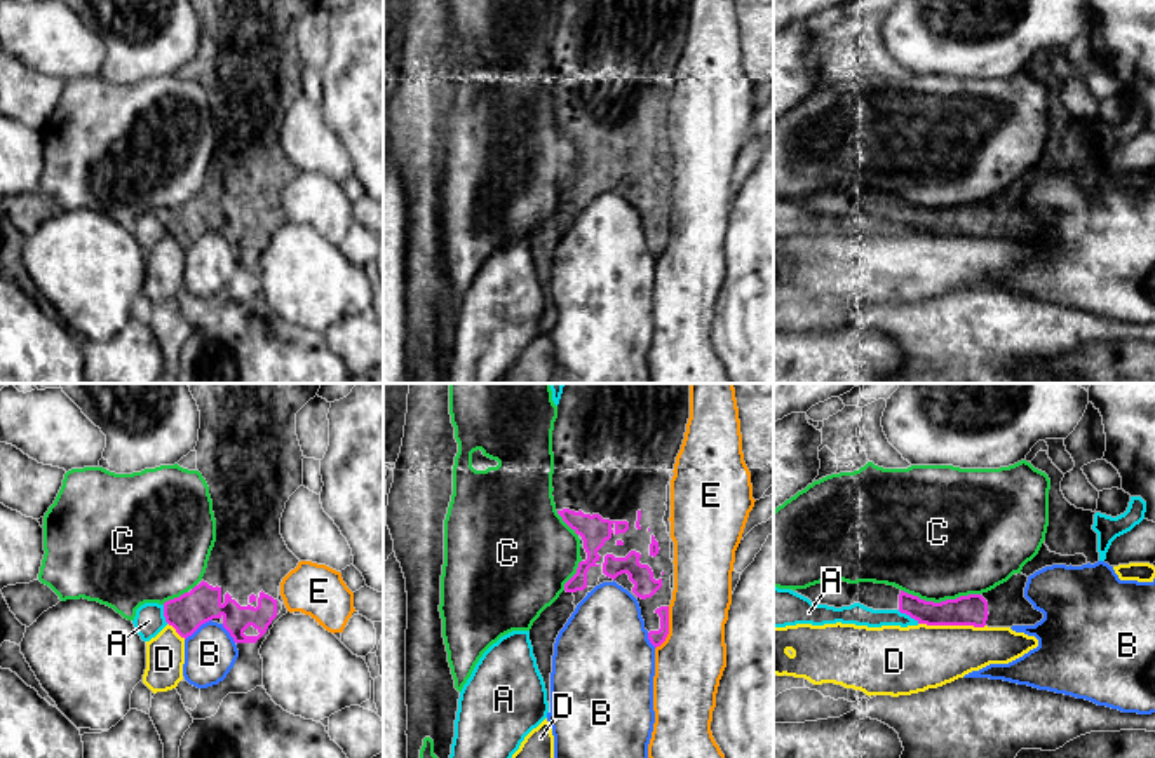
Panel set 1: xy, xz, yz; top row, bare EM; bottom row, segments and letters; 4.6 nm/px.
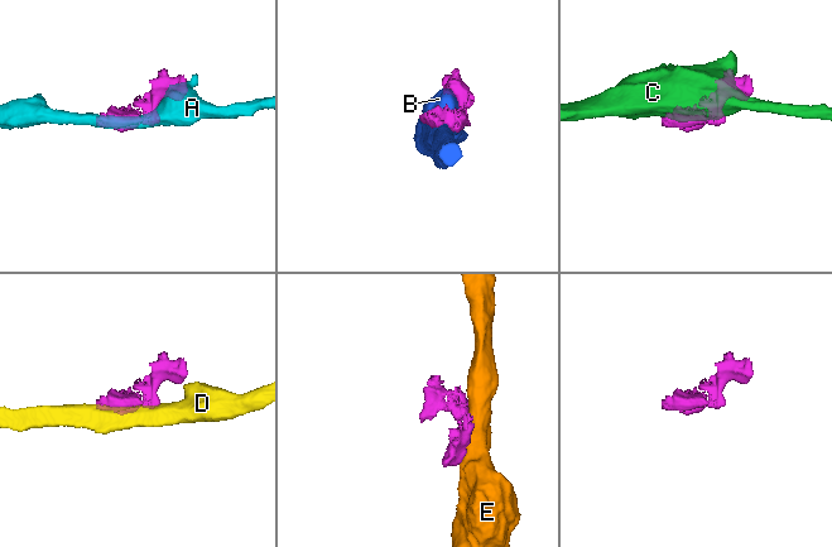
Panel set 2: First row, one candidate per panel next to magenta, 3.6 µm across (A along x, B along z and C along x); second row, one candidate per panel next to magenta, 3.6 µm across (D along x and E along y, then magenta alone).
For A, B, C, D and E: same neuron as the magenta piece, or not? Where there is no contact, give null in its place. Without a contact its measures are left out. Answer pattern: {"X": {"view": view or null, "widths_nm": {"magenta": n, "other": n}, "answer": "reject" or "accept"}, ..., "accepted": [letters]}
{"A": {"view": "yz", "widths_nm": {"magenta": 130, "other": 100}, "answer": "reject"}, "B": {"view": "xy", "widths_nm": {"magenta": 170, "other": 240}, "answer": "reject"}, "C": {"view": "yz", "widths_nm": {"magenta": 140, "other": 480}, "answer": "reject"}, "D": {"view": "yz", "widths_nm": {"magenta": 140, "other": 300}, "answer": "reject"}, "E": {"view": "xz", "widths_nm": {"magenta": 70, "other": 320}, "answer": "reject"}, "accepted": []}

